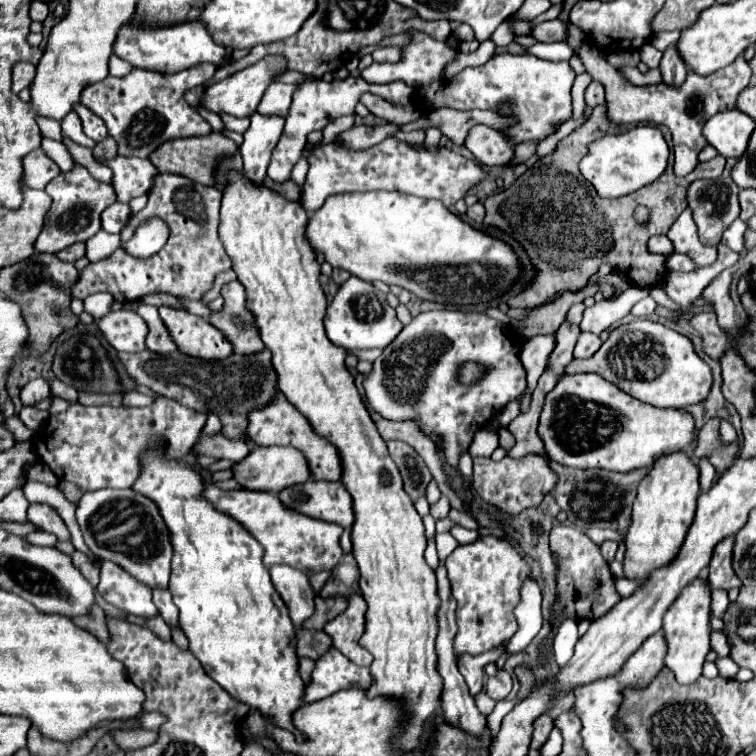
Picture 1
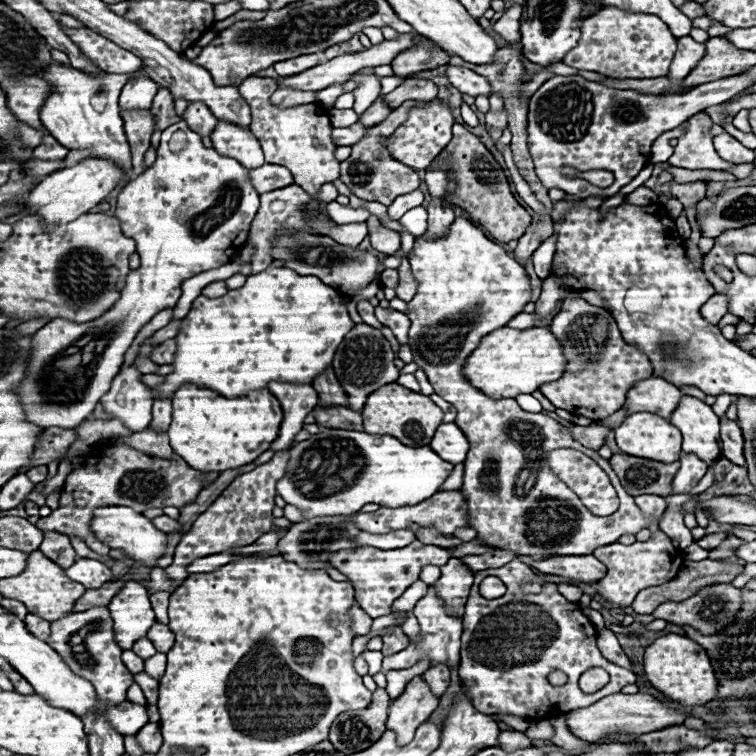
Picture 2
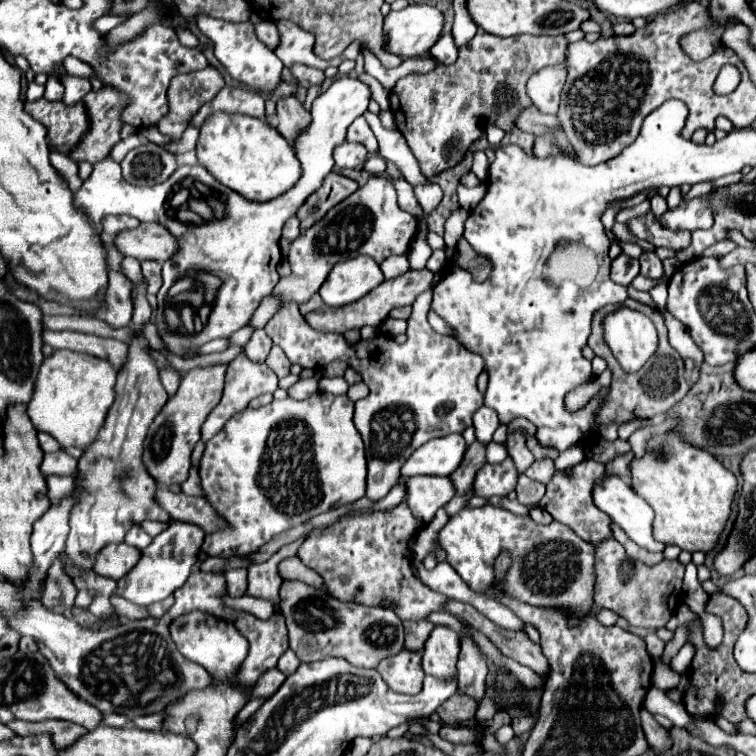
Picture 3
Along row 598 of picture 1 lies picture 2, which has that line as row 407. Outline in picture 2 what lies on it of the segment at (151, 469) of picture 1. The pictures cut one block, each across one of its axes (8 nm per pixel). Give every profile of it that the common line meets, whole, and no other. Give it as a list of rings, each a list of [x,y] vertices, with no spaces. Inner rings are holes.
[[[184,384],[174,392],[172,406],[170,446],[192,468],[202,472],[224,472],[250,464],[276,440],[282,420],[282,406],[268,388],[248,392],[248,396],[240,398],[224,398],[210,388]]]

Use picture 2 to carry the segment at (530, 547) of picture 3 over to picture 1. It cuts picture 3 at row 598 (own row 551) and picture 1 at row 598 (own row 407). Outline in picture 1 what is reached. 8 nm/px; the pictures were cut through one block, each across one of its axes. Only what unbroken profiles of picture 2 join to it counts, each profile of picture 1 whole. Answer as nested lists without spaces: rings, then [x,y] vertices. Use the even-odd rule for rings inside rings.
[[[480,536],[476,542],[458,546],[446,560],[448,580],[452,596],[456,598],[456,624],[458,632],[454,636],[454,654],[478,656],[492,646],[504,644],[516,632],[514,606],[520,600],[520,584],[532,574],[530,564],[520,556],[510,540],[498,536]]]

